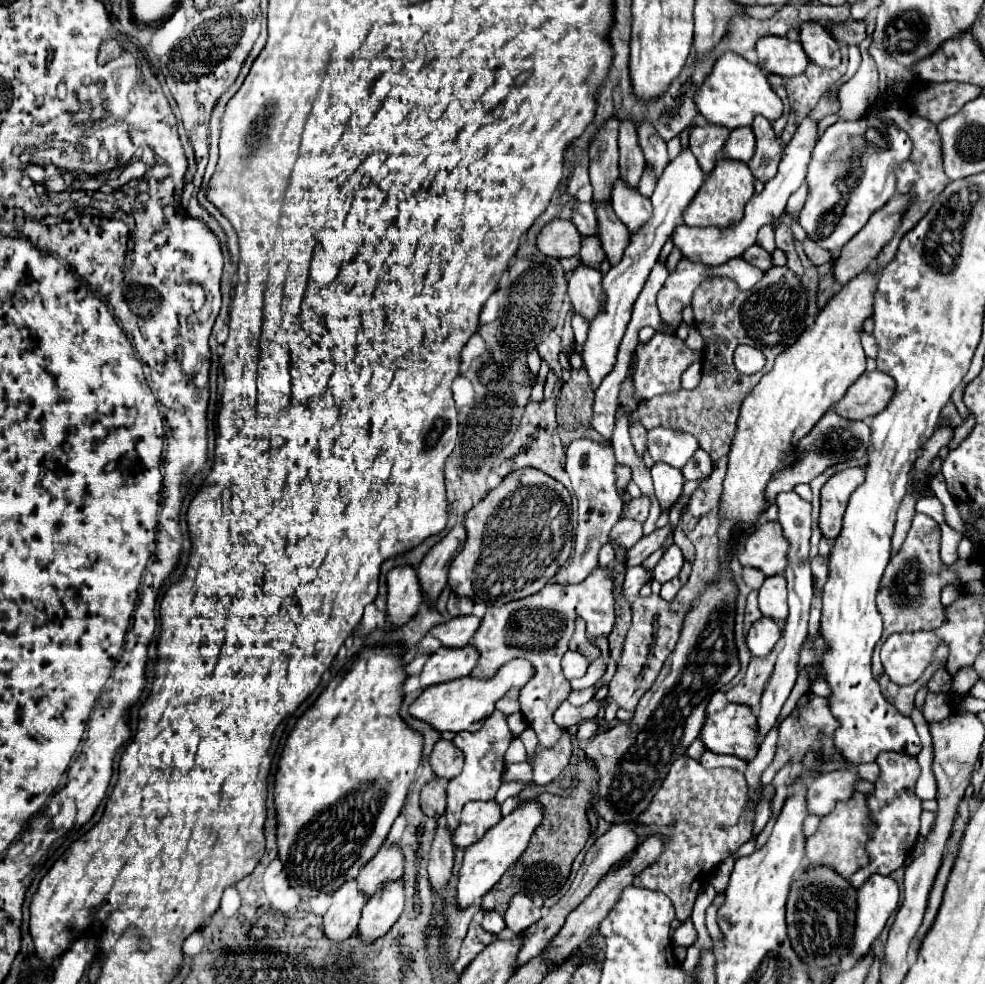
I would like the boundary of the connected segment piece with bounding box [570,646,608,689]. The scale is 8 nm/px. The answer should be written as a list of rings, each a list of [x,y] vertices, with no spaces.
[[[597,646],[600,648],[602,654],[591,663],[589,666],[587,673],[578,679],[573,679],[570,681],[570,685],[573,689],[584,689],[591,685],[594,685],[597,681],[601,679],[607,669],[607,650],[602,651],[602,646]]]

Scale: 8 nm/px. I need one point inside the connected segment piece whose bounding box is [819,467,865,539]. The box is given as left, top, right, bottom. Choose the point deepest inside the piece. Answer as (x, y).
(836, 492)

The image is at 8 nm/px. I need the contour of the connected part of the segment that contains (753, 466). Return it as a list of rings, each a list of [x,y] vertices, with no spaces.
[[[863,271],[843,285],[819,311],[815,323],[777,355],[773,369],[763,375],[743,401],[721,497],[721,515],[733,523],[733,531],[759,521],[767,507],[765,487],[771,475],[795,459],[799,439],[865,373],[867,357],[861,347],[861,333],[865,319],[873,315],[877,283],[879,275],[875,271]]]

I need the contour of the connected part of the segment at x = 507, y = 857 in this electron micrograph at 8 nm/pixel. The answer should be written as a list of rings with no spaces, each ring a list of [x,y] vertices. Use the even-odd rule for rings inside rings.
[[[535,801],[525,803],[517,807],[511,815],[503,817],[495,827],[491,827],[485,837],[467,847],[463,855],[463,863],[457,875],[457,905],[459,909],[467,909],[471,905],[479,905],[481,897],[501,879],[501,875],[519,859],[519,855],[525,851],[535,827],[543,819],[543,807]]]

